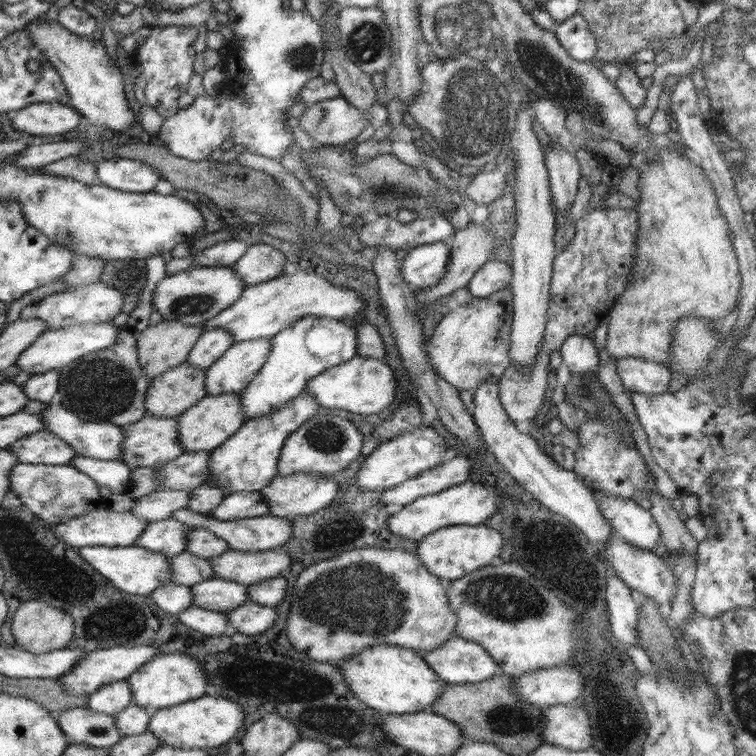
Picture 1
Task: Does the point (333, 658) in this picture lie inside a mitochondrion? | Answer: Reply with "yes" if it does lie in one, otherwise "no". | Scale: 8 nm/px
no

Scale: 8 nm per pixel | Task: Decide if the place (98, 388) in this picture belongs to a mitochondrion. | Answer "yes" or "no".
yes

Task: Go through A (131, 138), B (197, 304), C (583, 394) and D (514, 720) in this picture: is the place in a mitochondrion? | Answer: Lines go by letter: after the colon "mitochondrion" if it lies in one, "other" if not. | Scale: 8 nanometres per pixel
A: other
B: mitochondrion
C: mitochondrion
D: mitochondrion

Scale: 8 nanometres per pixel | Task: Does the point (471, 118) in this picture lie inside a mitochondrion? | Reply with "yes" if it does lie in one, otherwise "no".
yes

